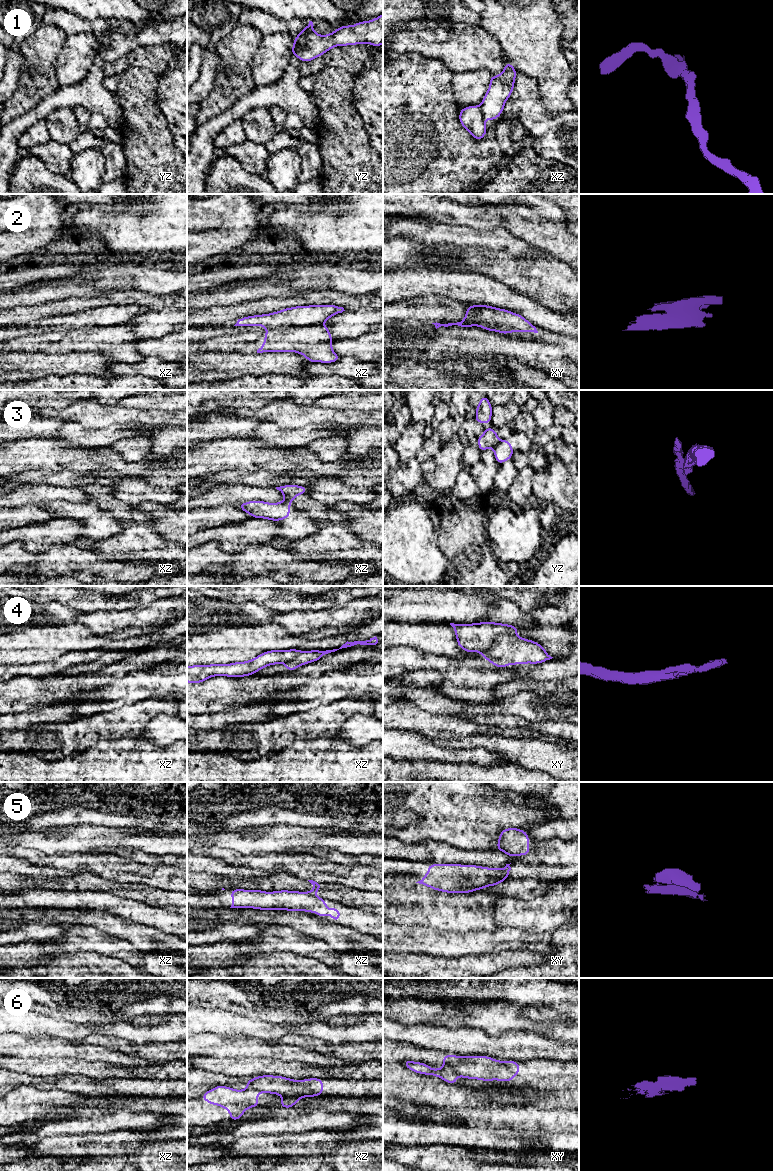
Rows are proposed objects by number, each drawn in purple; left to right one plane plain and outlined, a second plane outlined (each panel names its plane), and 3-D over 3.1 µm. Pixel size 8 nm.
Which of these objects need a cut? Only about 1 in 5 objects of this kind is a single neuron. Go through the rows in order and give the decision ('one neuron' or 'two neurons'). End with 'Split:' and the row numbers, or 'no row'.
1: two neurons
2: two neurons
3: two neurons
4: two neurons
5: two neurons
6: two neurons
Split: 1, 2, 3, 4, 5, 6

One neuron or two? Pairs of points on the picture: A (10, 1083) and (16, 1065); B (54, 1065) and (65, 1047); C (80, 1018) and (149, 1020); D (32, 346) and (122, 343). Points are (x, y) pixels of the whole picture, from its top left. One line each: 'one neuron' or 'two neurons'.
A: two neurons
B: two neurons
C: one neuron
D: one neuron

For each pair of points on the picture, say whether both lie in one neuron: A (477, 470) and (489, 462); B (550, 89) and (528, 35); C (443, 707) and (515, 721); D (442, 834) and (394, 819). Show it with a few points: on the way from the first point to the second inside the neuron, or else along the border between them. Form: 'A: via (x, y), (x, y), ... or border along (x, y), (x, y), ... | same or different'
A: via (480, 470), (486, 465) | same
B: via (549, 76), (546, 62), (534, 48) | same
C: border along (464, 713), (471, 715), (510, 715) | different
D: border along (393, 811), (411, 810), (421, 819) | different

